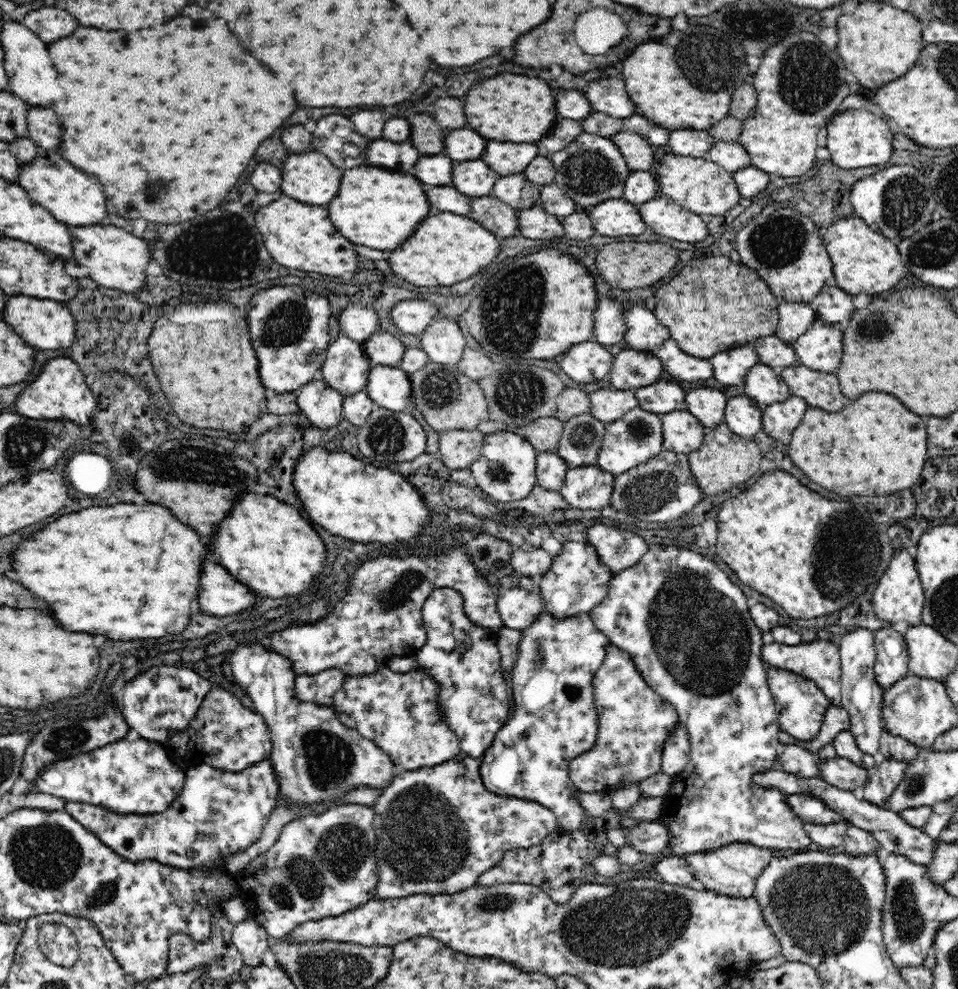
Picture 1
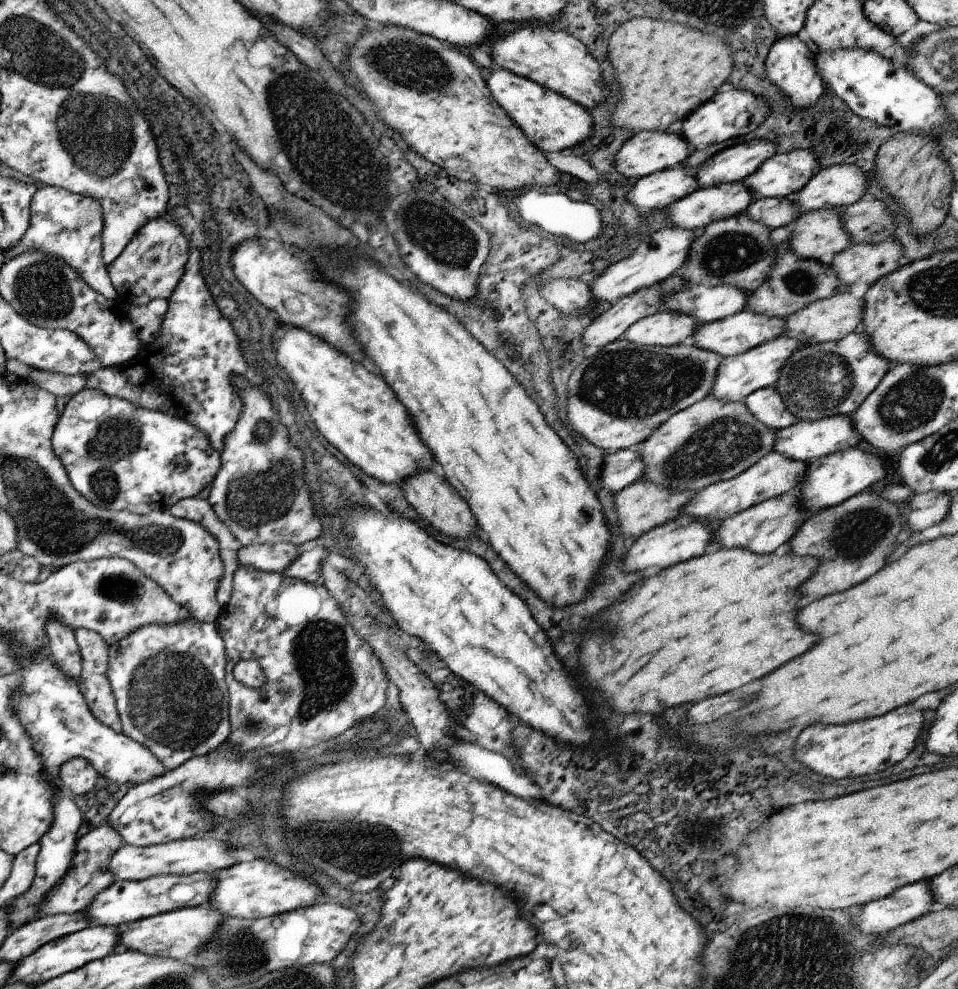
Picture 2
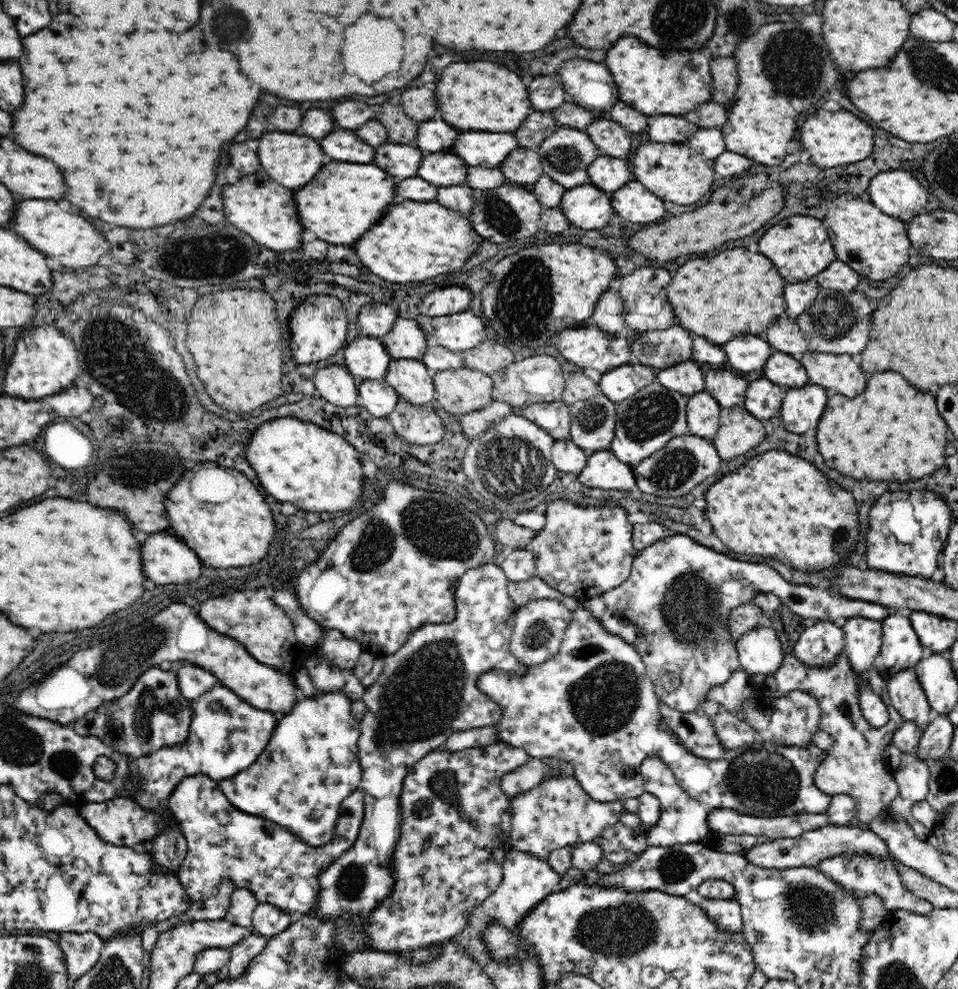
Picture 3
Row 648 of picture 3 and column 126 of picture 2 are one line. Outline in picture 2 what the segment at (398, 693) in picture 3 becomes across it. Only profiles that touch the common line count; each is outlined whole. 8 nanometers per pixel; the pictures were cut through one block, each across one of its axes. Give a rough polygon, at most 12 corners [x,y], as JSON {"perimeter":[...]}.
{"perimeter":[[83,387],[53,451],[96,507],[195,497],[221,454],[183,417]]}

